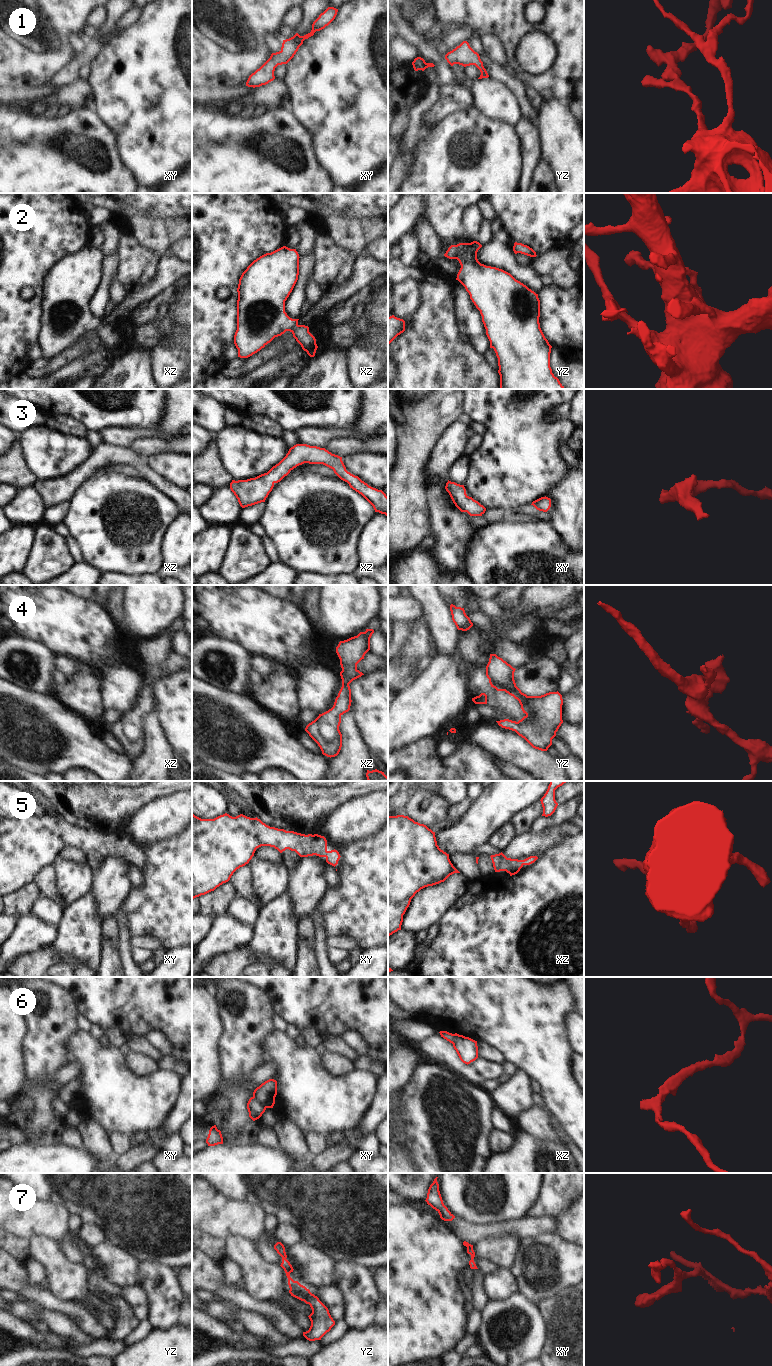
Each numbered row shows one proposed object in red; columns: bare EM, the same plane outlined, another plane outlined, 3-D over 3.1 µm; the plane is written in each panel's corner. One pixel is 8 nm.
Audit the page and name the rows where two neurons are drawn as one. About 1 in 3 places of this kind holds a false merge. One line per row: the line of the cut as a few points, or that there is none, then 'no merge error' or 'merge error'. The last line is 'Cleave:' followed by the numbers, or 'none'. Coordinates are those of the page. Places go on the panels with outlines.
1: cut none; no merge error
2: cut none; no merge error
3: cut none; no merge error
4: cut none; no merge error
5: cut none; no merge error
6: cut xy (253, 1096), (266, 1107); merge error
7: cut none; no merge error
Cleave: 6

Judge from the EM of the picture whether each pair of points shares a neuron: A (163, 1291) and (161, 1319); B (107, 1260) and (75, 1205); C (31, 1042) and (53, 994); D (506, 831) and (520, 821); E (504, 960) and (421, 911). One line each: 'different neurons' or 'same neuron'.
A: same neuron
B: different neurons
C: same neuron
D: different neurons
E: different neurons

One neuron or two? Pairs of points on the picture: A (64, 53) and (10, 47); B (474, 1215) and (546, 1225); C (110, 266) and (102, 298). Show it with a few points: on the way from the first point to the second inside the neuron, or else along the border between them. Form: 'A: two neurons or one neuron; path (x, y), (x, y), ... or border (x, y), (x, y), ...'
A: one neuron; path (51, 60), (23, 60)
B: two neurons; border (527, 1216), (515, 1221), (492, 1224)
C: one neuron; path (108, 274), (102, 290)

